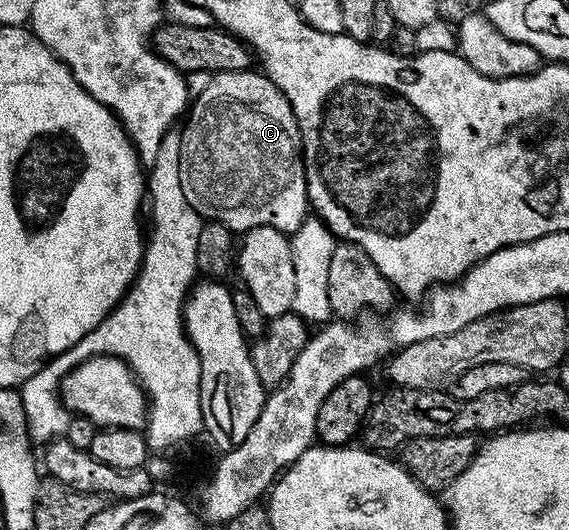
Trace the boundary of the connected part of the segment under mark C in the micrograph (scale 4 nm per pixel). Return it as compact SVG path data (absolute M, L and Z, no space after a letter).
M249 70L247 72L218 72L209 79L208 85L195 93L190 107L186 112L186 119L183 121L184 128L180 132L180 173L182 174L182 191L186 193L186 202L194 206L194 210L205 221L216 221L224 224L233 234L243 234L258 226L270 226L279 232L291 234L298 231L302 222L309 219L310 205L308 203L308 183L304 177L304 143L298 130L298 122L294 118L294 110L290 102L274 86L267 75L259 71Z

